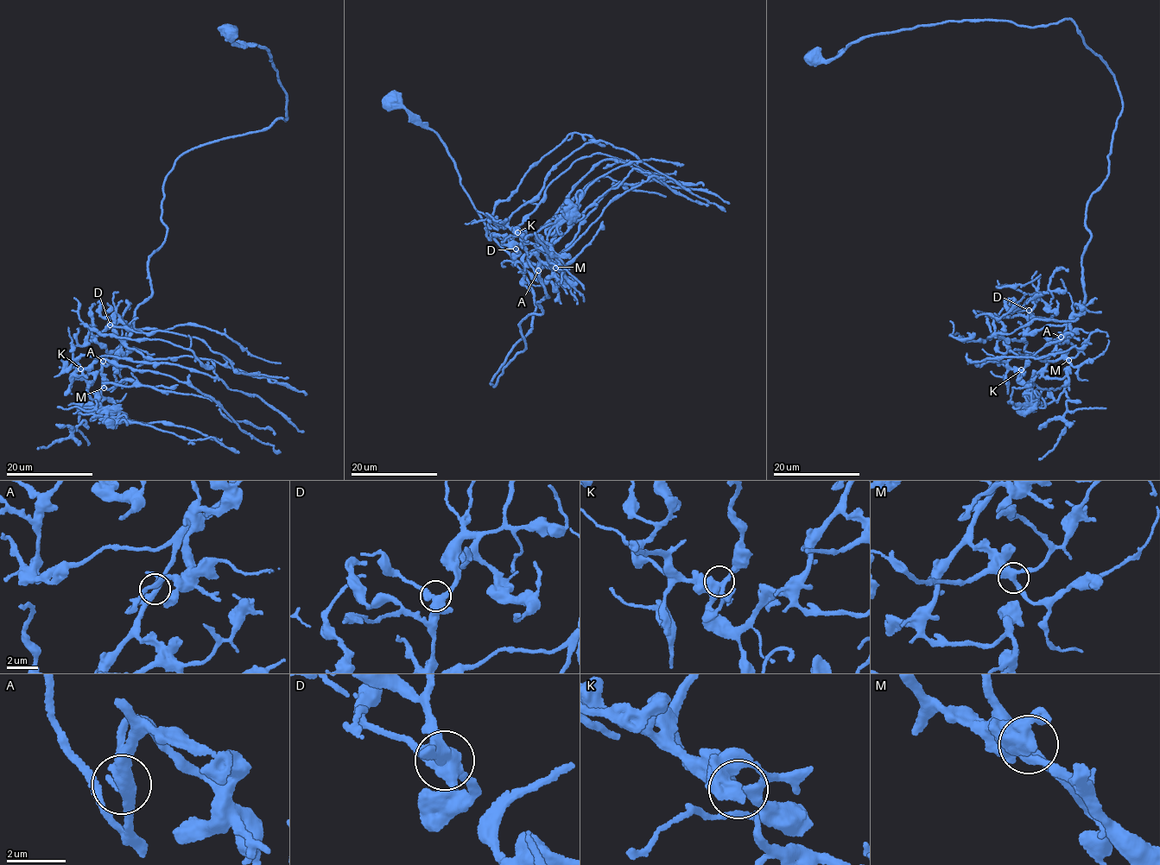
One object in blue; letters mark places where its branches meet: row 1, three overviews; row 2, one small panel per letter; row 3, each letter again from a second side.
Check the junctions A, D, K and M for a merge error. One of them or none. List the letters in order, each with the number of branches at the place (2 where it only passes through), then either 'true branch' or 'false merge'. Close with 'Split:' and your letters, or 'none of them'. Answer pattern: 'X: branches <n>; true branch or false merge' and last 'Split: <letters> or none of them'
A: branches 3; true branch
D: branches 3; true branch
K: branches 3; true branch
M: branches 3; true branch
Split: none of them

